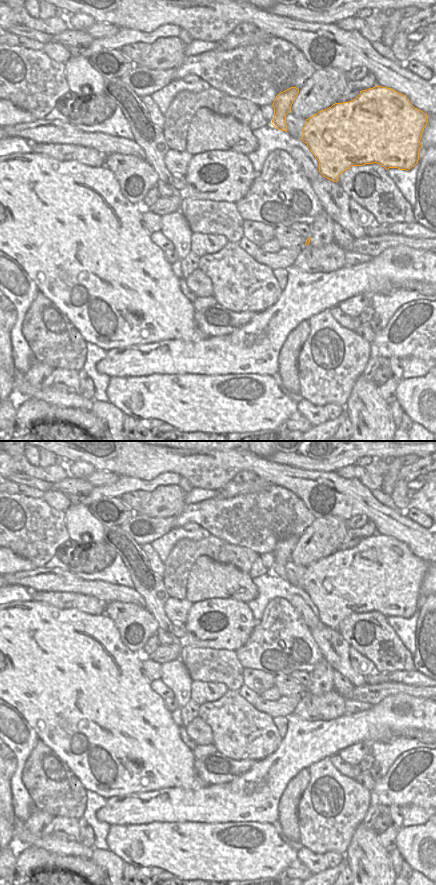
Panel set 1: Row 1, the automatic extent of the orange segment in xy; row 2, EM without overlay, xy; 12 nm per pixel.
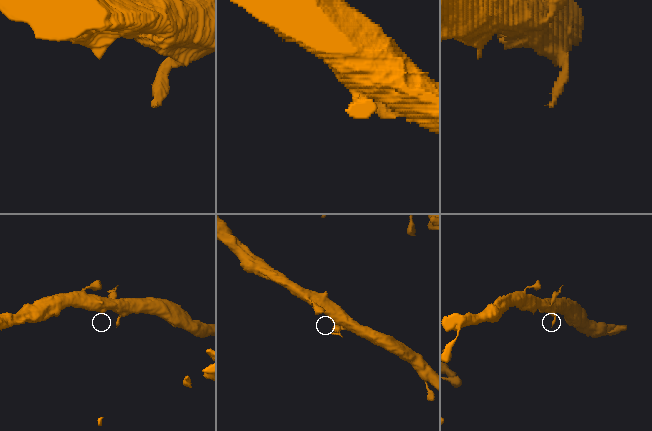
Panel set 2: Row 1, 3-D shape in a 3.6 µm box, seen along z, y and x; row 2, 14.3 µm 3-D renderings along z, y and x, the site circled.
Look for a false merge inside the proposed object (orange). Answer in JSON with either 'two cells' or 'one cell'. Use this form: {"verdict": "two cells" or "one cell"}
{"verdict": "two cells"}

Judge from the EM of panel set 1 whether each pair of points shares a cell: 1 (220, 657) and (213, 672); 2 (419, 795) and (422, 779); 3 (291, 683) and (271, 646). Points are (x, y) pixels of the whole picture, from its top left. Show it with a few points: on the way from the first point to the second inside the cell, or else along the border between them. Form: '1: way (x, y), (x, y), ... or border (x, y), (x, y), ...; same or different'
1: way (220, 661), (215, 668); same
2: way (422, 792), (422, 783); same
3: border (289, 674), (273, 676); different

